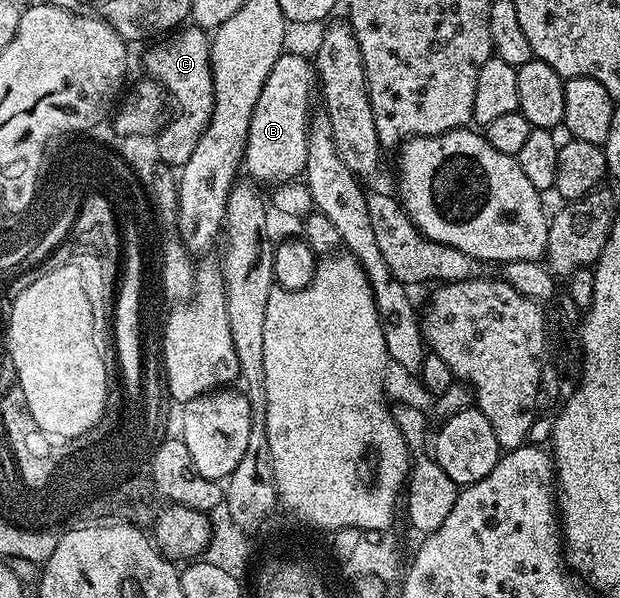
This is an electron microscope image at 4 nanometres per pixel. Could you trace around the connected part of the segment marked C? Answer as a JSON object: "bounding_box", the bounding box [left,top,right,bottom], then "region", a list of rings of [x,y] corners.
{"bounding_box":[144,25,214,167],"region":[[[186,25],[179,28],[176,32],[169,34],[166,38],[151,44],[151,47],[144,57],[145,74],[161,83],[167,94],[178,103],[180,113],[177,119],[170,123],[165,122],[157,132],[154,146],[156,148],[157,160],[163,164],[174,165],[174,167],[184,166],[194,153],[194,147],[198,143],[198,138],[202,135],[209,125],[210,117],[213,115],[214,85],[211,60],[211,38],[209,34],[201,27],[195,25]]]}

